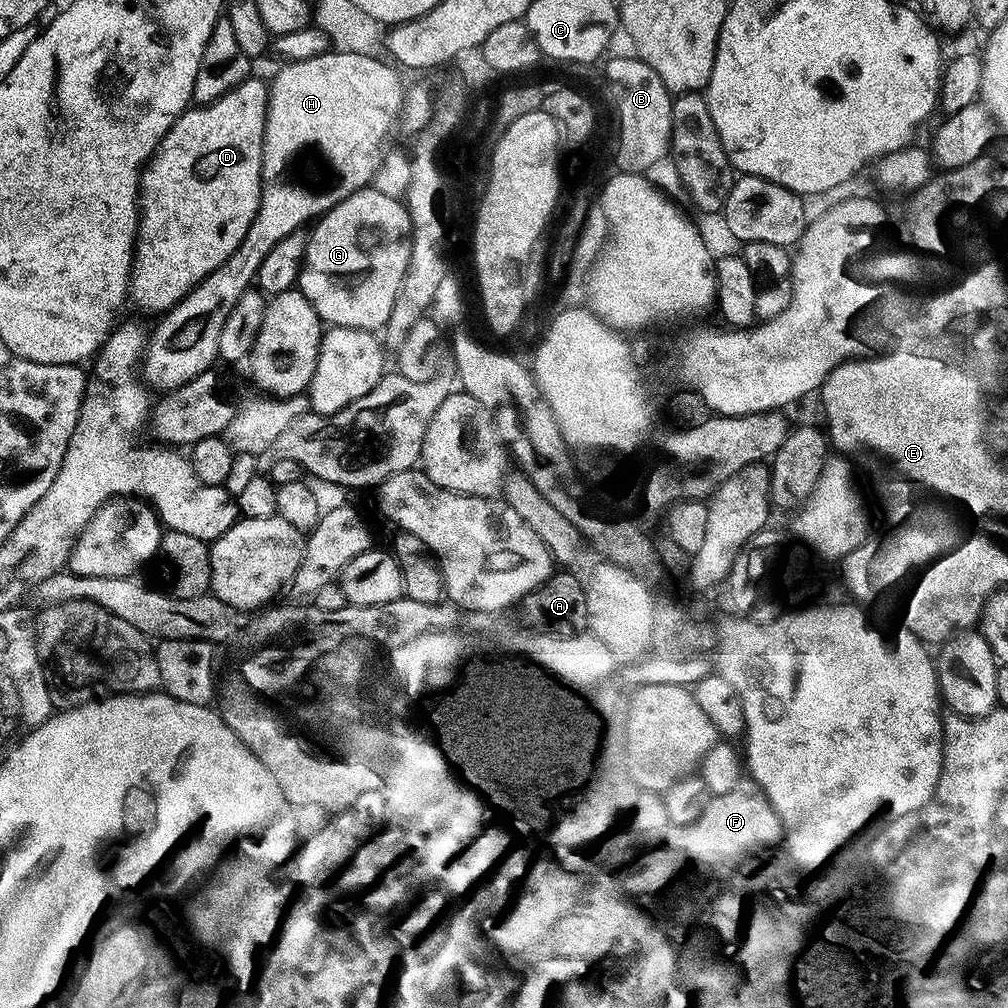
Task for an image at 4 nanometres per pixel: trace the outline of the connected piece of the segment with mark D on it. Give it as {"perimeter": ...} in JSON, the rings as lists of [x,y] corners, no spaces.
{"perimeter":[[[249,78],[236,84],[226,94],[203,106],[189,107],[188,111],[180,115],[170,126],[170,130],[162,138],[152,154],[152,159],[144,165],[140,177],[140,224],[136,227],[136,250],[132,258],[132,278],[128,281],[127,299],[140,312],[156,312],[163,314],[169,312],[193,288],[204,281],[211,272],[218,270],[234,250],[246,238],[246,230],[250,230],[250,222],[260,209],[260,181],[262,180],[262,166],[264,165],[264,123],[268,117],[268,84],[265,81]]]}

